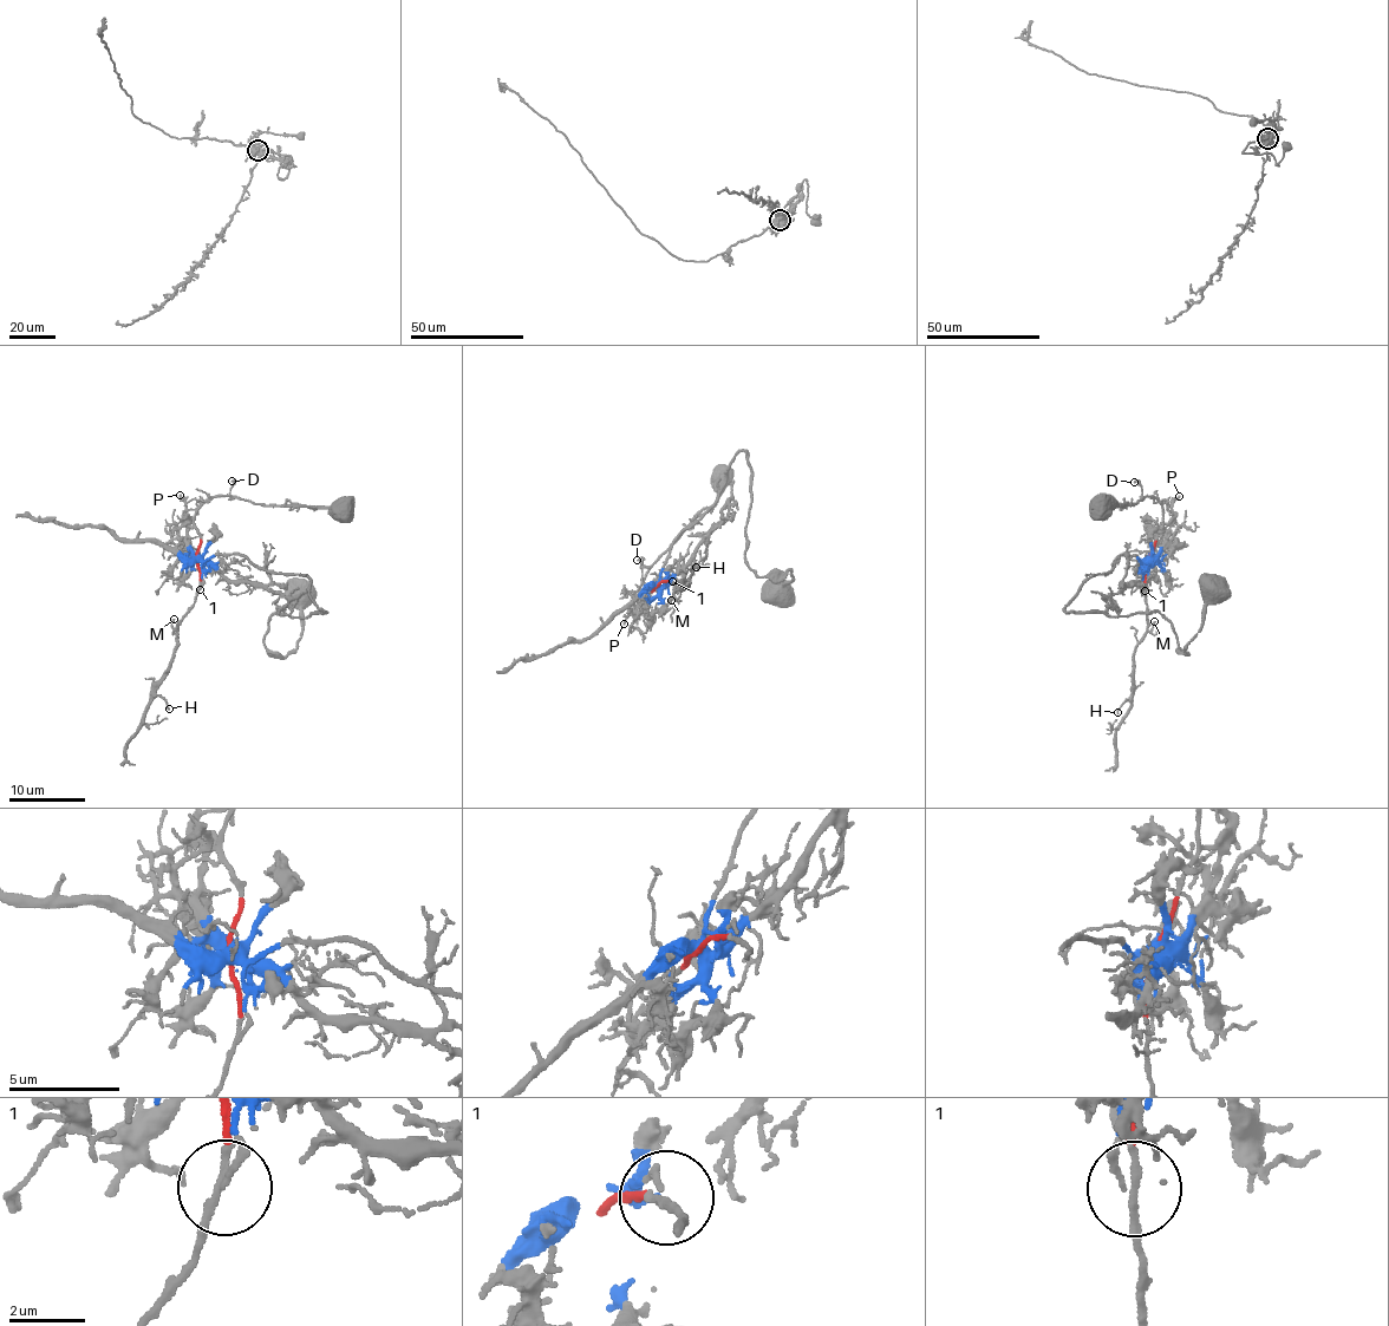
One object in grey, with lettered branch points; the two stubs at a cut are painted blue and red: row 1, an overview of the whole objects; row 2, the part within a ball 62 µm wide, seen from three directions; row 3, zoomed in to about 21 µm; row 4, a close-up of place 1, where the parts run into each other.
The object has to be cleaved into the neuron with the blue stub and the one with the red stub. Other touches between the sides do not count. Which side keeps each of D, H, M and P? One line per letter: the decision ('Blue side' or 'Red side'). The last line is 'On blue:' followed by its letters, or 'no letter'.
D: Red side
H: Red side
M: Red side
P: Blue side
On blue: P

